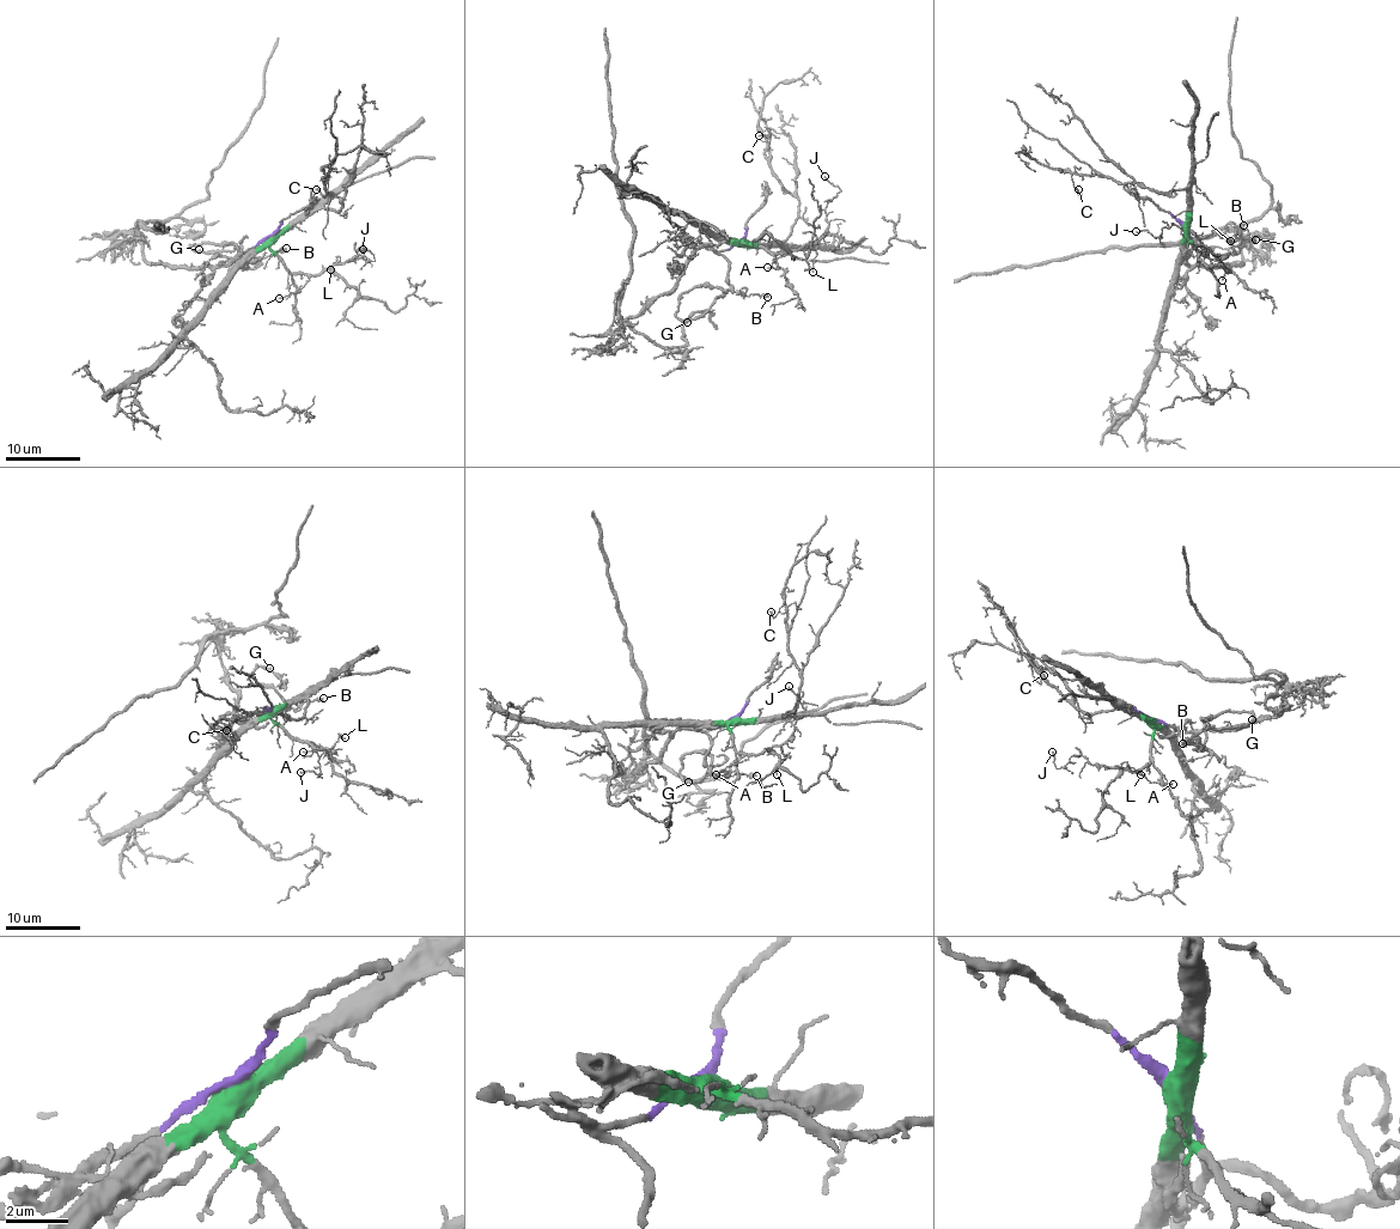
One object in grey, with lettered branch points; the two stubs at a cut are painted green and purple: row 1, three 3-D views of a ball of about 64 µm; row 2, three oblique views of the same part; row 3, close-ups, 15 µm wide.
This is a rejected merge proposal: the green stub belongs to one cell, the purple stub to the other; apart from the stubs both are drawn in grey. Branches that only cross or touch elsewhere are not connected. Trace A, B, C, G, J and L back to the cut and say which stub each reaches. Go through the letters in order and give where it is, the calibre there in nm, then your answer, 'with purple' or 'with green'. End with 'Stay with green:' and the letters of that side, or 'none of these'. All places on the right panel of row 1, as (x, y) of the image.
A: place (1222, 280); calibre 100 nm; with green
B: place (1243, 225); calibre 200 nm; with purple
C: place (1078, 189); calibre 130 nm; with green
G: place (1255, 239); calibre 240 nm; with purple
J: place (1136, 231); calibre 120 nm; with green
L: place (1230, 241); calibre 90 nm; with green
Stay with green: A, C, J, L

